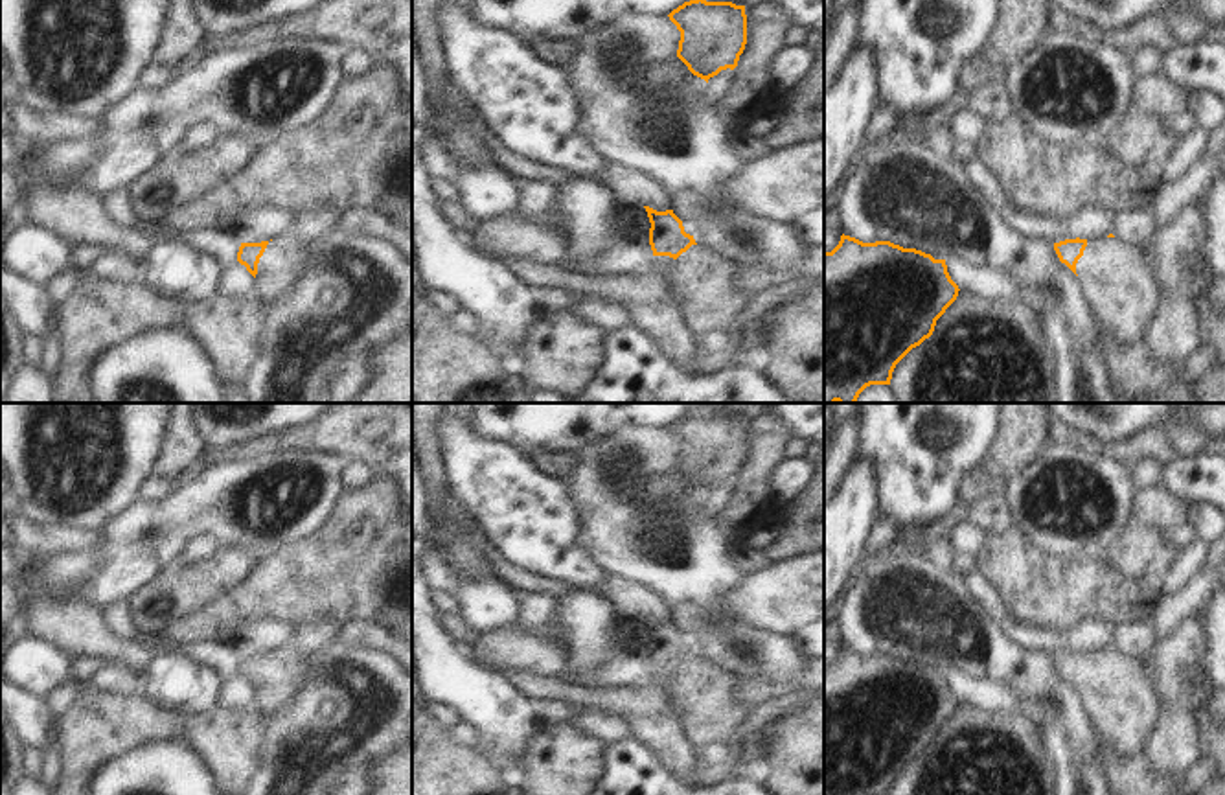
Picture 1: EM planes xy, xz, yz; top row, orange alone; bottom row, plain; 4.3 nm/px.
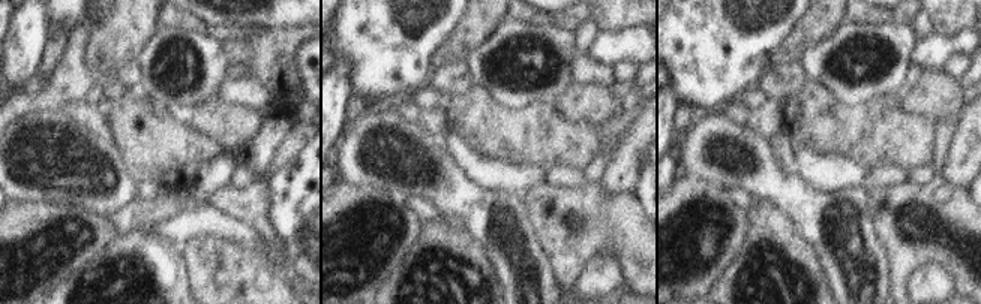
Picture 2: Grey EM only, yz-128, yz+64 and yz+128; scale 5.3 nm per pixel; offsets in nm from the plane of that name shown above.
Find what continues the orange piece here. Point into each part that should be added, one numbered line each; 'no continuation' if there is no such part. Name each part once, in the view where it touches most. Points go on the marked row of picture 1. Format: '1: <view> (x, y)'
1: xy (280, 264)

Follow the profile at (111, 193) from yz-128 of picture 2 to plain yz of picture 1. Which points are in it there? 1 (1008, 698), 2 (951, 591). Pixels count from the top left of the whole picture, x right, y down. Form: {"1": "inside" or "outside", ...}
{"1": "outside", "2": "inside"}

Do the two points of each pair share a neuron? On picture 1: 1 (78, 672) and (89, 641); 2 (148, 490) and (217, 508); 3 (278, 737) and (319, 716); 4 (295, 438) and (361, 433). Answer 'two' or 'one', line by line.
1: two
2: two
3: one
4: one

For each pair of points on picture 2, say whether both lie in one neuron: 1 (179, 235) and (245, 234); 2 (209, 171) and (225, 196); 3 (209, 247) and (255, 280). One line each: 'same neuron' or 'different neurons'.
1: same neuron
2: different neurons
3: same neuron

